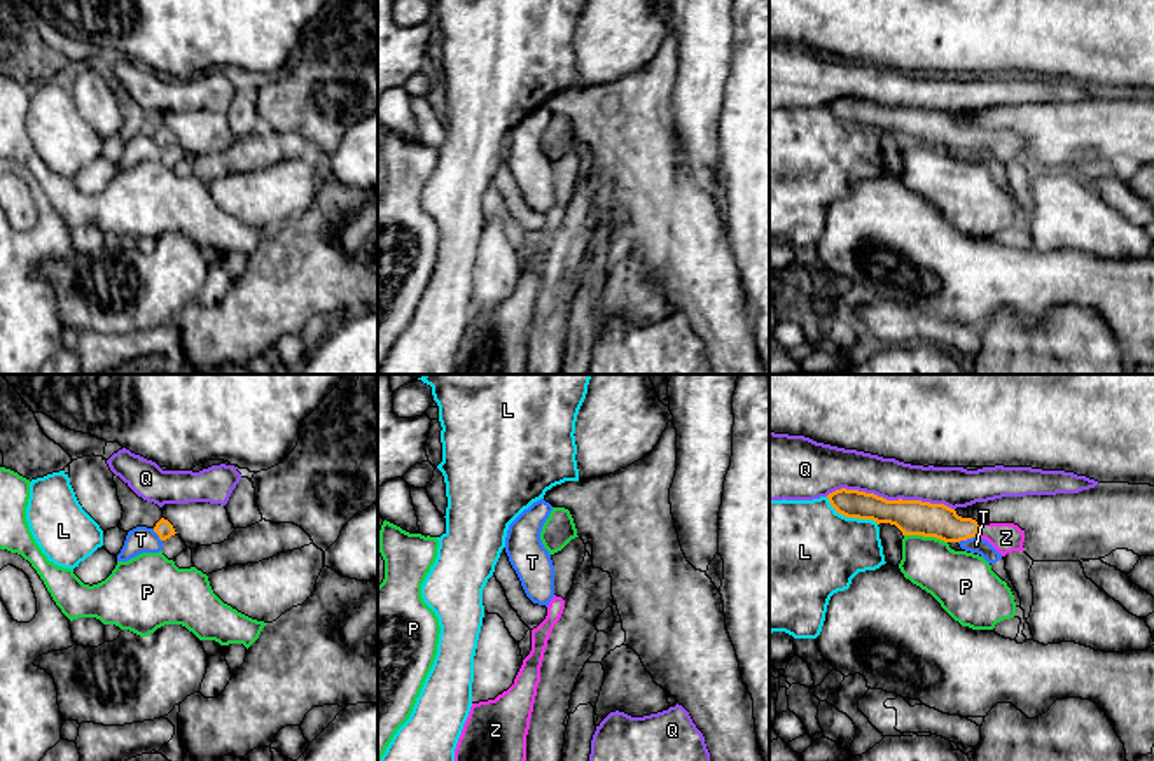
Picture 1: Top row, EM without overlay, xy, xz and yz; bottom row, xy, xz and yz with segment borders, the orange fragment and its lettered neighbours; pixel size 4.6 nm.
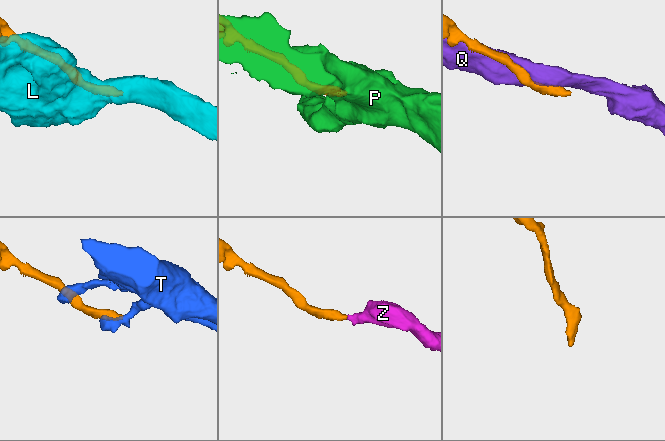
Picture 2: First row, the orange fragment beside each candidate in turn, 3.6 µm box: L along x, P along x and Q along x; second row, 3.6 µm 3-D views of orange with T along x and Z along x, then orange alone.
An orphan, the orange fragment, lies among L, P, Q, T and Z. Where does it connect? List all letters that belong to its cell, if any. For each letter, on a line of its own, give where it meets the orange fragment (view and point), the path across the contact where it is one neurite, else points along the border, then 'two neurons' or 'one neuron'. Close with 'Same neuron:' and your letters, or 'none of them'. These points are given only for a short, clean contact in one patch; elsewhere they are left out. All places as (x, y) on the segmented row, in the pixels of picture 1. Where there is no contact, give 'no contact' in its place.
L: yz (852, 516) | two neurons
P: yz (925, 536) | along yz (904, 534), (934, 536), (946, 543) | two neurons
Q: yz (890, 501) | two neurons
T: yz (967, 537) | two neurons
Z: yz (978, 529) | across yz (931, 520), (953, 529), (978, 529), (1006, 537) | one neuron
Same neuron: Z

